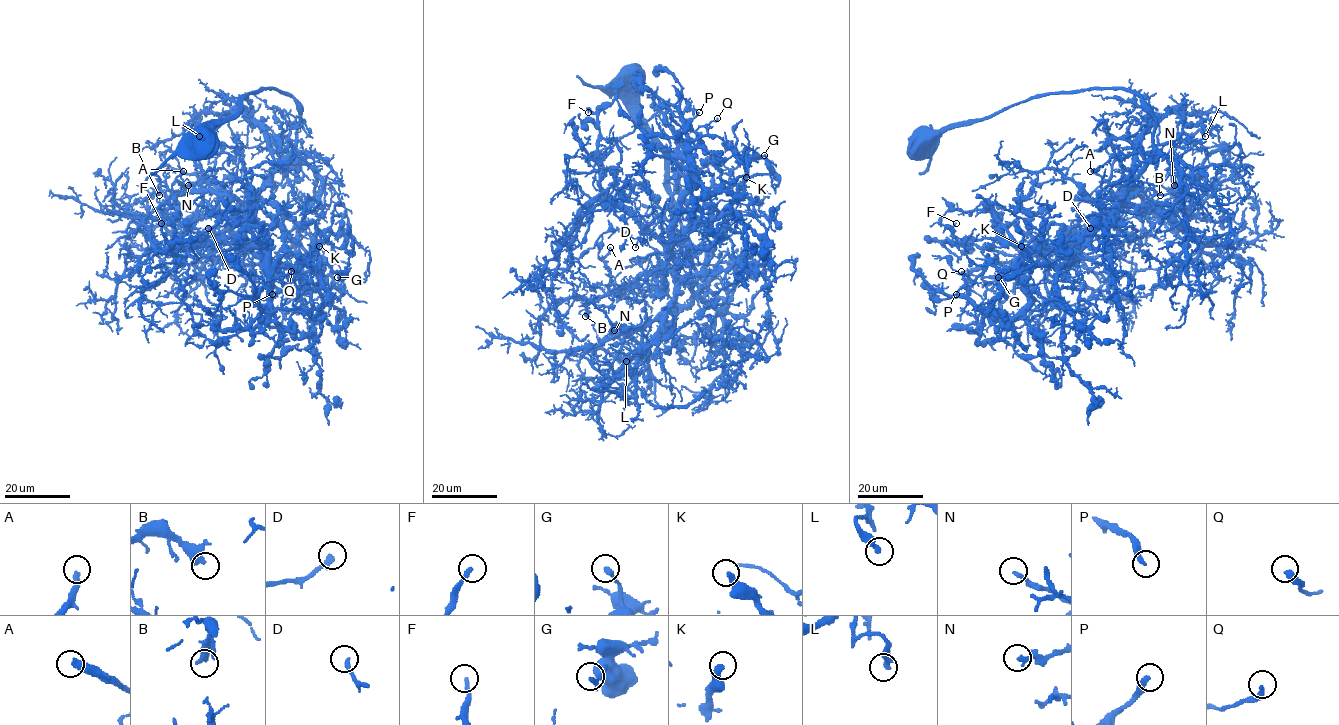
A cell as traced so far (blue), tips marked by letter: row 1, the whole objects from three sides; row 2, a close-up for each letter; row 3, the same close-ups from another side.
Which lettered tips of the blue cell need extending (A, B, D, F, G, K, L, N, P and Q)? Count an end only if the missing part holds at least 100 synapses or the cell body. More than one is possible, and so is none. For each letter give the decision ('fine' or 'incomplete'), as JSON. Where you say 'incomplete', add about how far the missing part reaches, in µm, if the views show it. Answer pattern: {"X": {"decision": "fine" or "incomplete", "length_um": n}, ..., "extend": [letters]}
{"A": {"decision": "fine"}, "B": {"decision": "fine"}, "D": {"decision": "fine"}, "F": {"decision": "fine"}, "G": {"decision": "fine"}, "K": {"decision": "incomplete", "length_um": 30}, "L": {"decision": "fine"}, "N": {"decision": "fine"}, "P": {"decision": "fine"}, "Q": {"decision": "fine"}, "extend": ["K"]}

